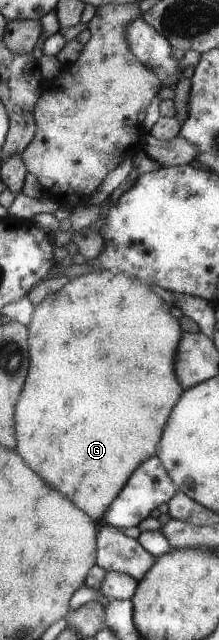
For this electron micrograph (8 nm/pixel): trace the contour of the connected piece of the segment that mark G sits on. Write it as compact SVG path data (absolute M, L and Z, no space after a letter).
M112 270L91 271L79 275L54 293L45 296L34 307L27 327L28 348L33 367L29 367L29 379L25 379L25 391L21 391L21 403L17 403L17 455L21 455L25 463L29 463L29 469L37 471L37 475L41 475L41 479L45 479L51 487L55 487L73 503L77 503L77 507L81 507L89 515L89 519L93 522L101 522L105 511L123 489L132 471L144 462L144 459L156 453L164 423L183 393L174 371L176 347L183 332L178 321L175 321L167 311L165 303L159 301L159 297L151 293L139 279L133 279L123 272L114 273Z

